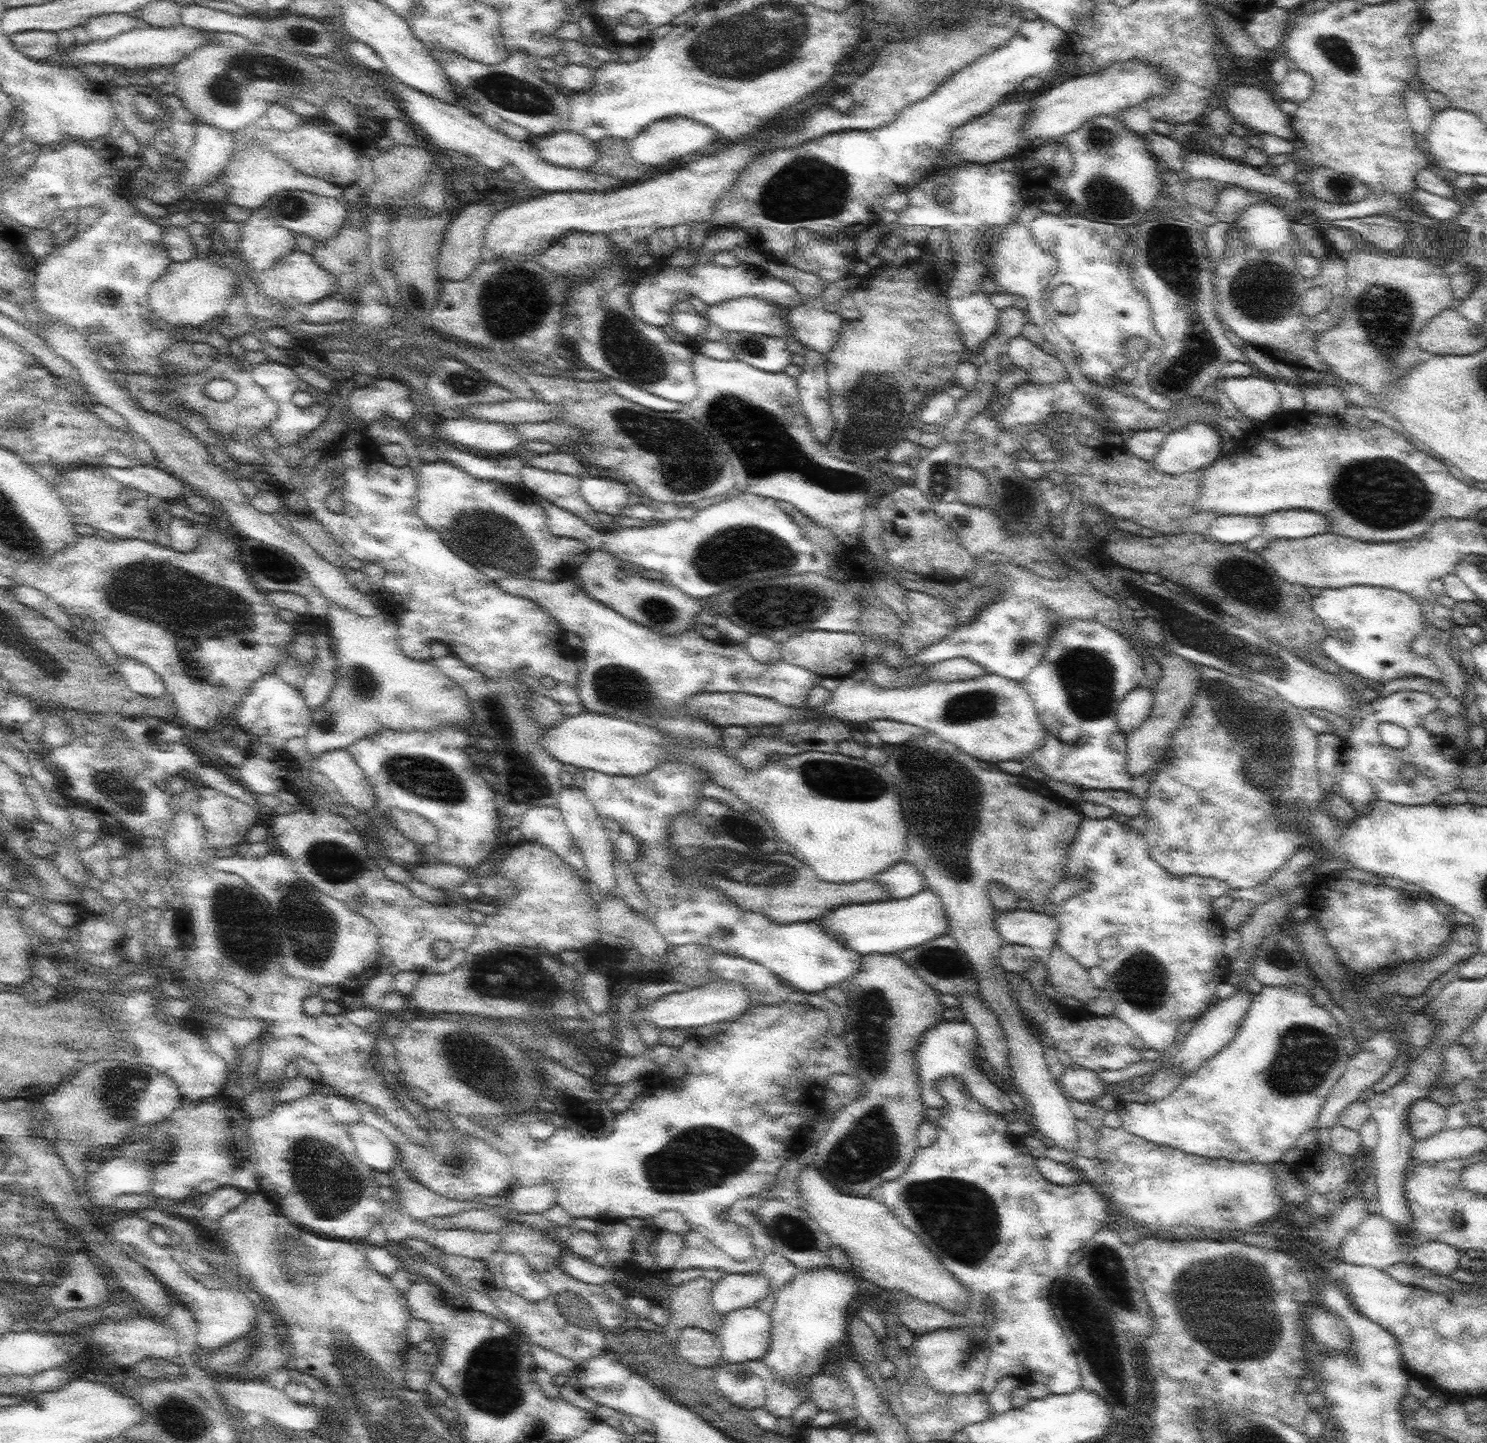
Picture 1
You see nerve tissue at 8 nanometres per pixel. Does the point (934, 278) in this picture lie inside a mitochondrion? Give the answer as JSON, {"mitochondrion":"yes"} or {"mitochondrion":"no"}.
{"mitochondrion":"no"}

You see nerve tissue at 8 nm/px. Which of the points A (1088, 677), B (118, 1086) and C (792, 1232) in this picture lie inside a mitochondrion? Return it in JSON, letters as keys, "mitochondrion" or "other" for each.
{"A":"mitochondrion","B":"mitochondrion","C":"mitochondrion"}

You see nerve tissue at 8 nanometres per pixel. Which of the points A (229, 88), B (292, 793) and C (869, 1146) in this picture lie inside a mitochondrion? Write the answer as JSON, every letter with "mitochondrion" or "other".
{"A":"mitochondrion","B":"other","C":"mitochondrion"}

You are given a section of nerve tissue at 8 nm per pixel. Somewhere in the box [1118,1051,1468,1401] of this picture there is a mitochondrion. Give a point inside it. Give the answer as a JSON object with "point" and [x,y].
{"point":[1253,1346]}

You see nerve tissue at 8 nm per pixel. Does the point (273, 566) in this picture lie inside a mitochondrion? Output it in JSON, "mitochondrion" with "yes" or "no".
{"mitochondrion":"yes"}

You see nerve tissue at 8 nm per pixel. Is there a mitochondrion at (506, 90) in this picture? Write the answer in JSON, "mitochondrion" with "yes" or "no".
{"mitochondrion":"yes"}

